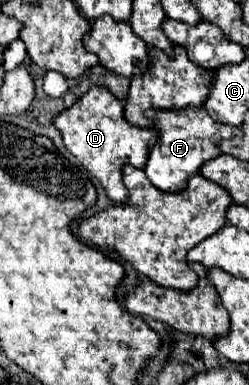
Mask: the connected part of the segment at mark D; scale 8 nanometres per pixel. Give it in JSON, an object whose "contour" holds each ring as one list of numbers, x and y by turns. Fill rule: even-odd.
{"contour":[[91,86,71,108,61,110,53,124,59,128,67,150,101,182,109,200,115,204,127,200,121,166,131,164,143,168,147,162,147,148,151,146,151,140,155,140,155,132,151,132,151,128,129,124,123,116,123,104,105,86]]}

